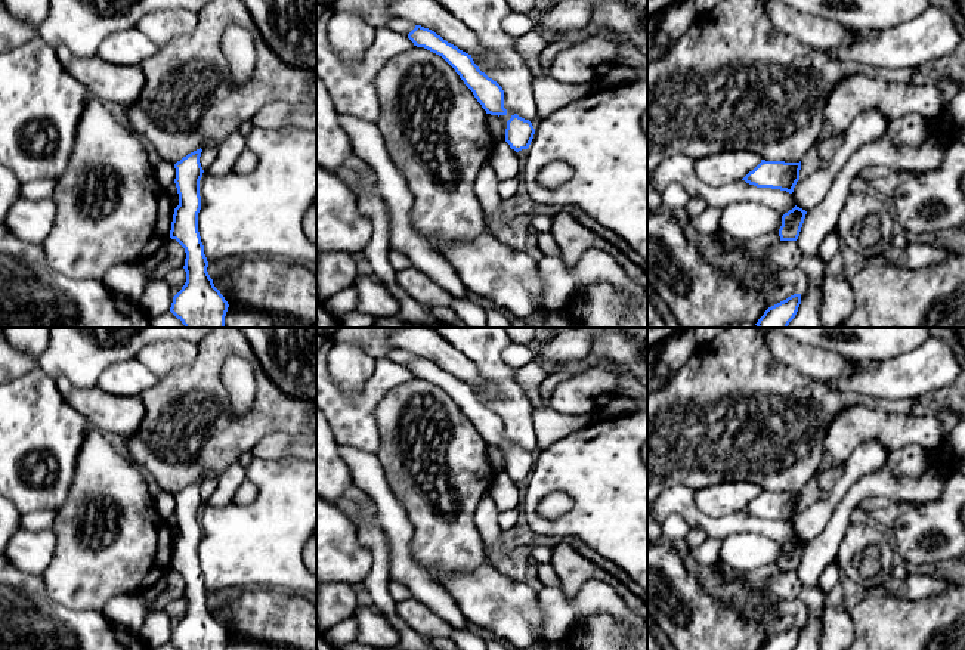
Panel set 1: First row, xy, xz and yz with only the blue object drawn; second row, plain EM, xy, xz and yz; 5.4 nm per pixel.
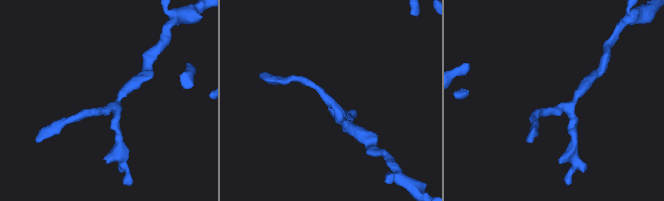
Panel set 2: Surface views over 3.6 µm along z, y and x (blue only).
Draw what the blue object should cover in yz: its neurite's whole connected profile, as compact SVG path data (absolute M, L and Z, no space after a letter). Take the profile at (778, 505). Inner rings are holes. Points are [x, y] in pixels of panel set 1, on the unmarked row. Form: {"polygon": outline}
{"polygon": "M761 490L761 493L742 511L757 519L771 519L792 524L799 511L799 501L801 492L785 493Z"}

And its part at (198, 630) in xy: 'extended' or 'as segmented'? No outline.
as segmented

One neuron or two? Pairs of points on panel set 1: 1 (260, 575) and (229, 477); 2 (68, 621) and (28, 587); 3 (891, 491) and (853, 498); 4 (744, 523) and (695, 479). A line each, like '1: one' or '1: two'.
1: two
2: one
3: one
4: two

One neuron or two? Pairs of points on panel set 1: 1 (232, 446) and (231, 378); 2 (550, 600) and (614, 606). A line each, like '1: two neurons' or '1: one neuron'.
1: two neurons
2: one neuron

